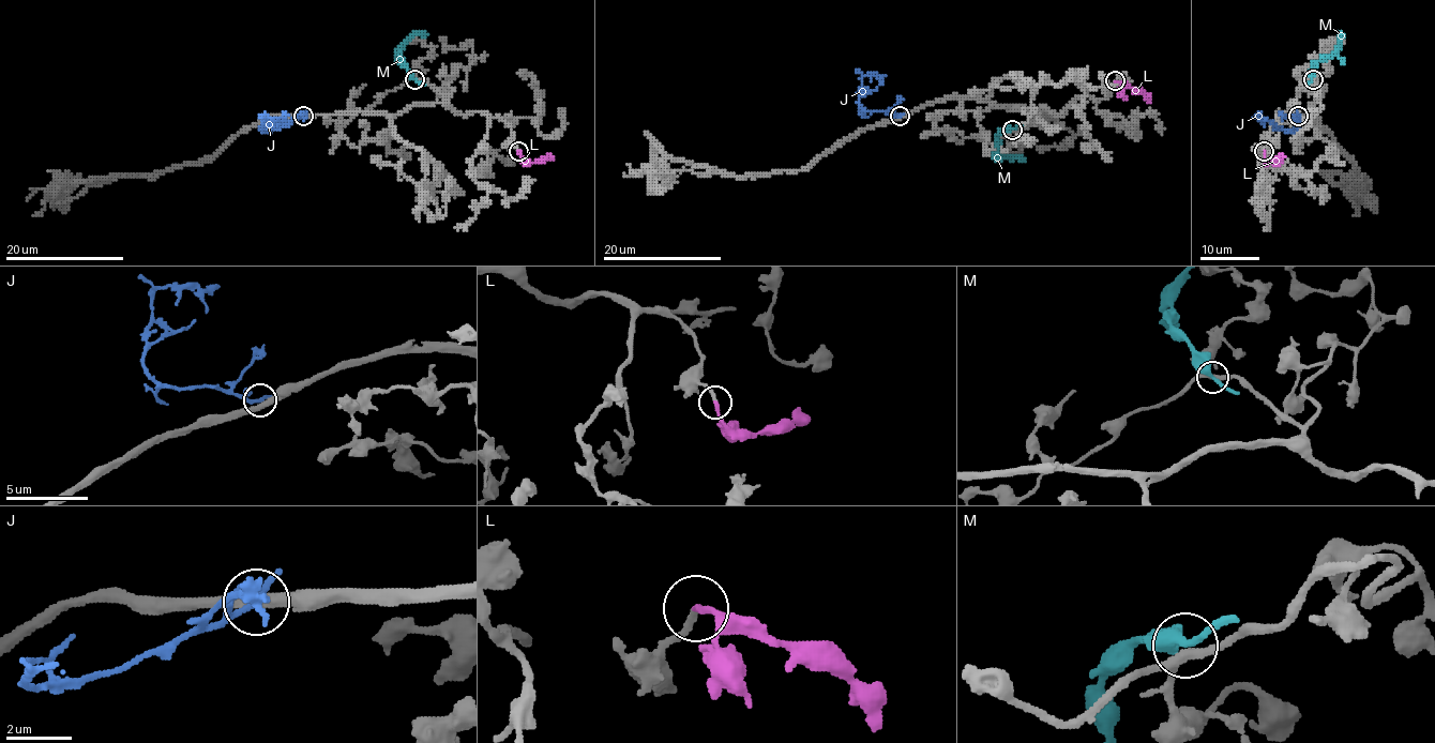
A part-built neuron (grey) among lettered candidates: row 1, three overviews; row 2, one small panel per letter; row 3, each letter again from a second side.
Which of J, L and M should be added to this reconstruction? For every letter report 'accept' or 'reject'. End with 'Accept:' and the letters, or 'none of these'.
J: reject
L: accept
M: reject
Accept: L

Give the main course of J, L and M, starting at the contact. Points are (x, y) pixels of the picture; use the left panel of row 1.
J: (302, 116), (261, 130), (263, 117), (289, 114)
L: (518, 151), (524, 160), (538, 162), (552, 156)
M: (416, 79), (401, 60), (401, 51), (408, 40), (420, 32), (426, 36)

